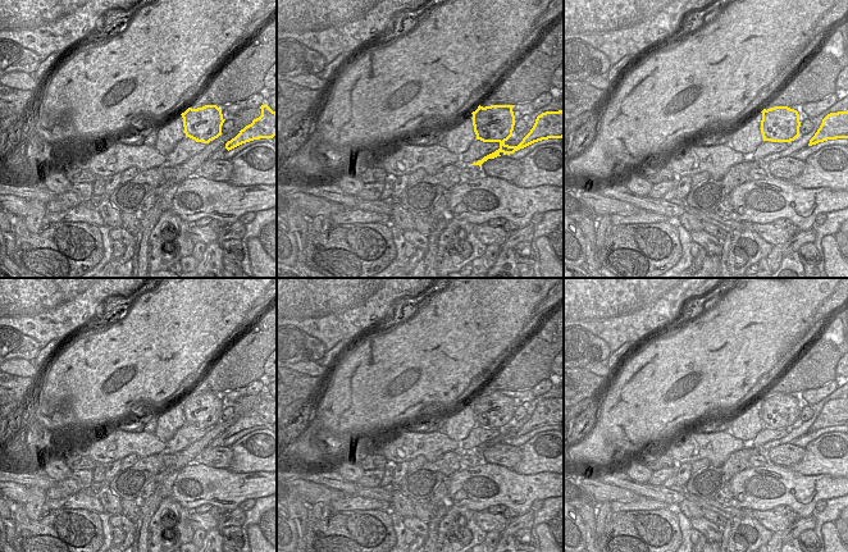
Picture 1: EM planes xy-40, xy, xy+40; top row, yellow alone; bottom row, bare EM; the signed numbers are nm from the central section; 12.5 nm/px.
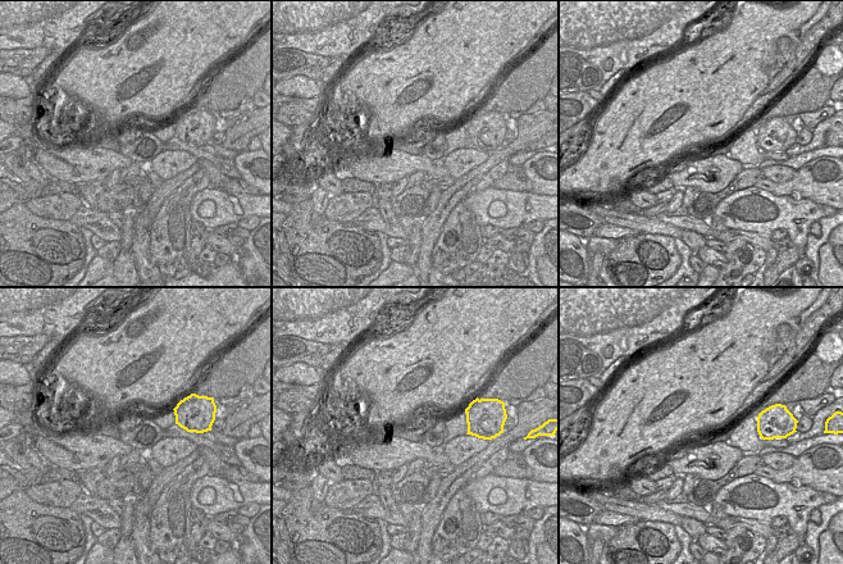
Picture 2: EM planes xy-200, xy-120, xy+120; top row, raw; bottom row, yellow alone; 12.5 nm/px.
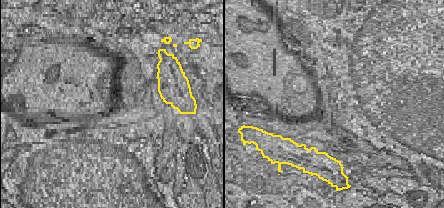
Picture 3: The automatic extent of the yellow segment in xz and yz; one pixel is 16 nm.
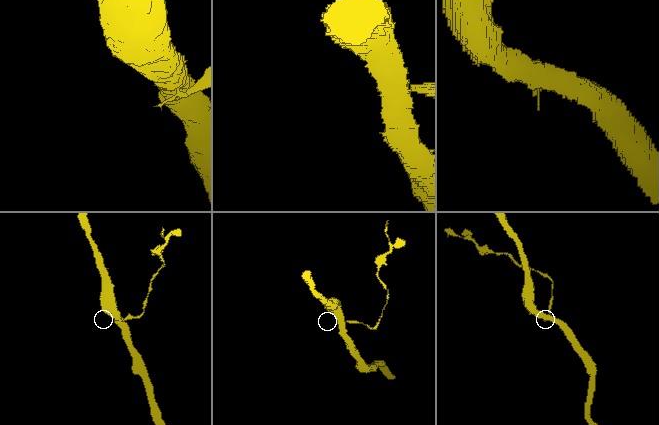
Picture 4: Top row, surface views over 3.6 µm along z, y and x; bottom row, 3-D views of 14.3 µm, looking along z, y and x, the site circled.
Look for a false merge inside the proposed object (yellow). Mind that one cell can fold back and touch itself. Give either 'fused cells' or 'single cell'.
fused cells

